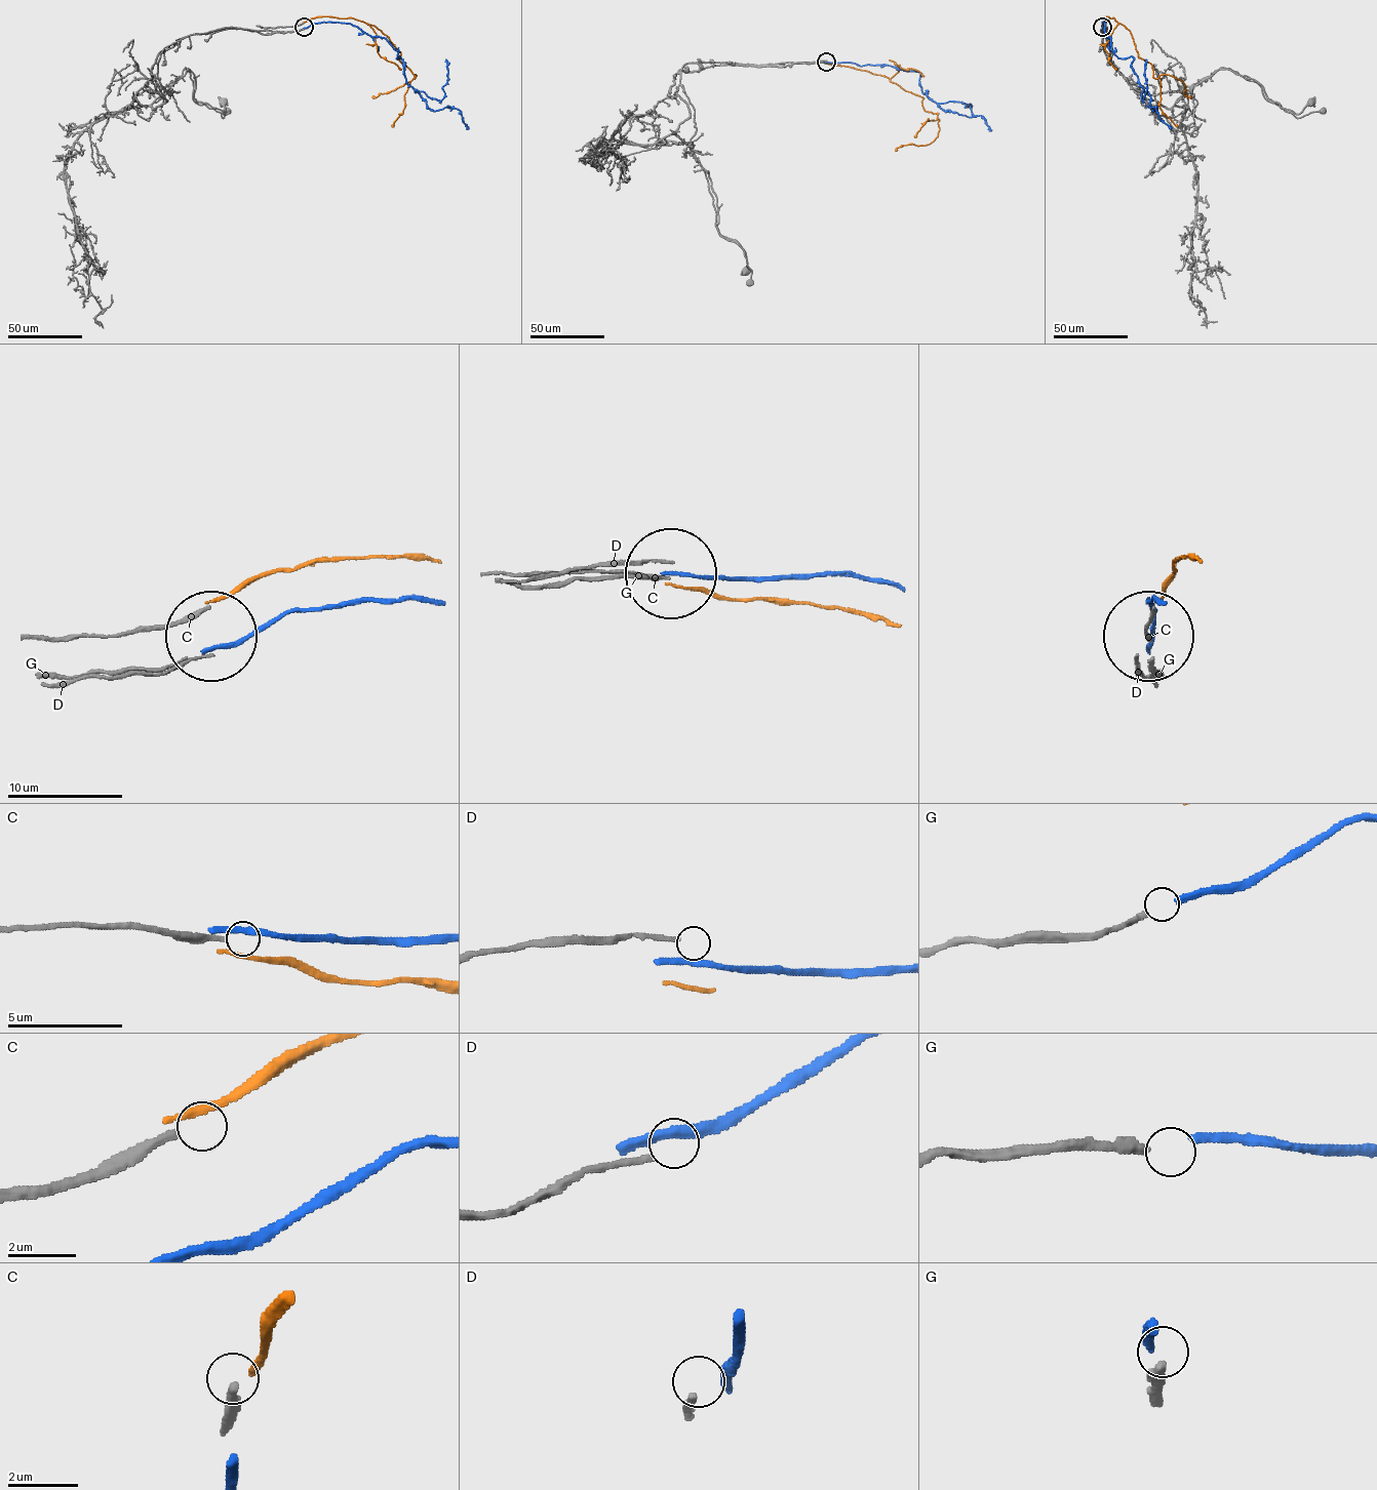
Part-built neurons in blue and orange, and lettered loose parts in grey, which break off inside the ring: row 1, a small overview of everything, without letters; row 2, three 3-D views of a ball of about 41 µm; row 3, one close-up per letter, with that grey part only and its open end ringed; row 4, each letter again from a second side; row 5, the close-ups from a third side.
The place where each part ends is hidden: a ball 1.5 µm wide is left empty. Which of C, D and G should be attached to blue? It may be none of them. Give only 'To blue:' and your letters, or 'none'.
To blue: G

